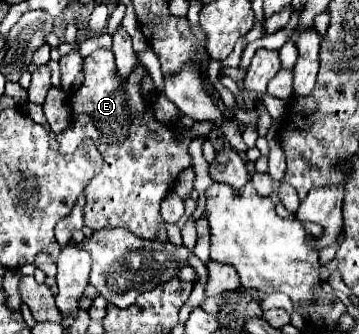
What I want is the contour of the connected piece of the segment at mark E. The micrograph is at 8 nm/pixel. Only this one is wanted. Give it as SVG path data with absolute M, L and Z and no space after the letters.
M96 49L92 55L84 59L84 83L82 87L72 95L72 123L66 133L60 133L58 139L86 139L90 137L94 143L98 143L98 151L104 159L104 169L90 185L84 189L86 205L84 205L84 225L92 231L96 229L114 229L122 227L130 233L134 233L140 239L156 239L156 241L168 241L166 227L160 217L160 201L166 197L168 189L172 189L176 177L180 171L192 167L190 155L188 155L188 143L190 139L178 139L176 133L158 123L150 105L140 95L140 81L142 73L146 69L138 65L134 71L134 77L130 81L118 81L116 69L114 69L114 55L106 49Z

